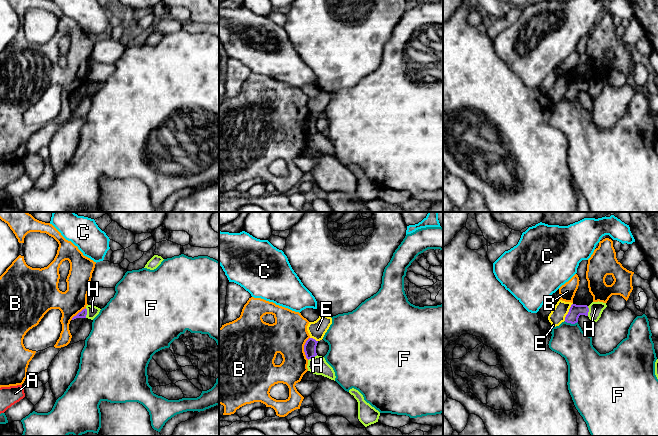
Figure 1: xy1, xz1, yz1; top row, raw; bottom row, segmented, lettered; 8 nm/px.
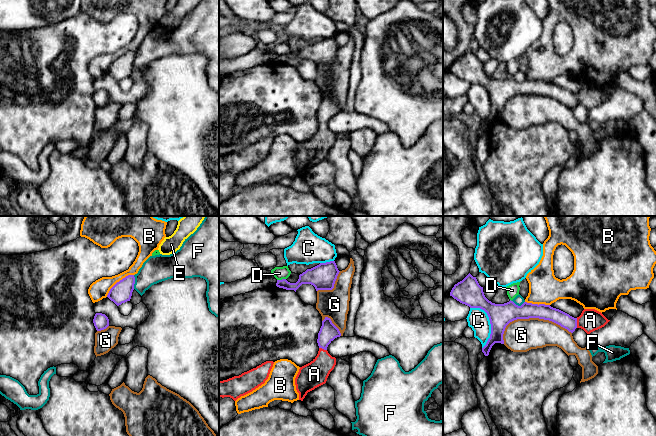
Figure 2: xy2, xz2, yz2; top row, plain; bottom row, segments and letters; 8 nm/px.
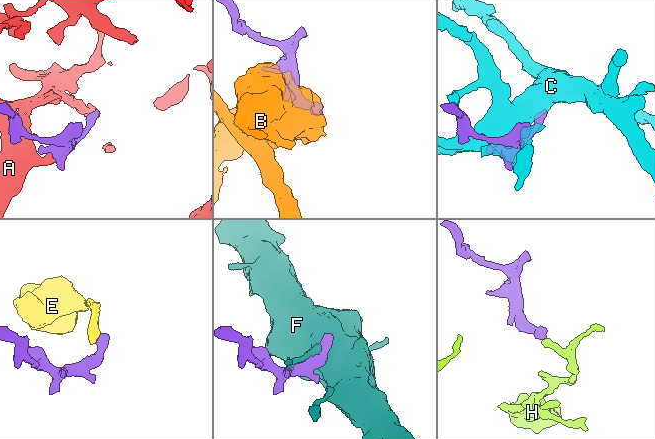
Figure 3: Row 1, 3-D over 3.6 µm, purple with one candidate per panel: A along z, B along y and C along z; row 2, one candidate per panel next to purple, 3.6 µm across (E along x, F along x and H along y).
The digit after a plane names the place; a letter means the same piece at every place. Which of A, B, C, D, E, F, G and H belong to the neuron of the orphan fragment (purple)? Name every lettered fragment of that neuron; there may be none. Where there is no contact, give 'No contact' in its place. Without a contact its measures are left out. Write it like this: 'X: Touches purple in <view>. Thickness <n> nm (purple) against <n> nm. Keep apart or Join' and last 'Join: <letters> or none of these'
A: Touches purple in yz2. Thickness 120 nm (purple) against 180 nm. Join
B: Touches purple in xy2. Thickness 170 nm (purple) against 150 nm. Keep apart
C: Touches purple in yz2. Thickness 190 nm (purple) against 170 nm. Keep apart
D: Touches purple in xz2. Thickness 140 nm (purple) against 100 nm. Keep apart
E: Touches purple in yz1. Thickness 100 nm (purple) against 120 nm. Keep apart
F: Touches purple in xy2. Thickness 170 nm (purple) against 220 nm. Keep apart
G: Touches purple in yz2. Thickness 180 nm (purple) against 260 nm. Keep apart
H: Touches purple in xy1. Thickness 60 nm (purple) against 100 nm. Keep apart
Join: A

